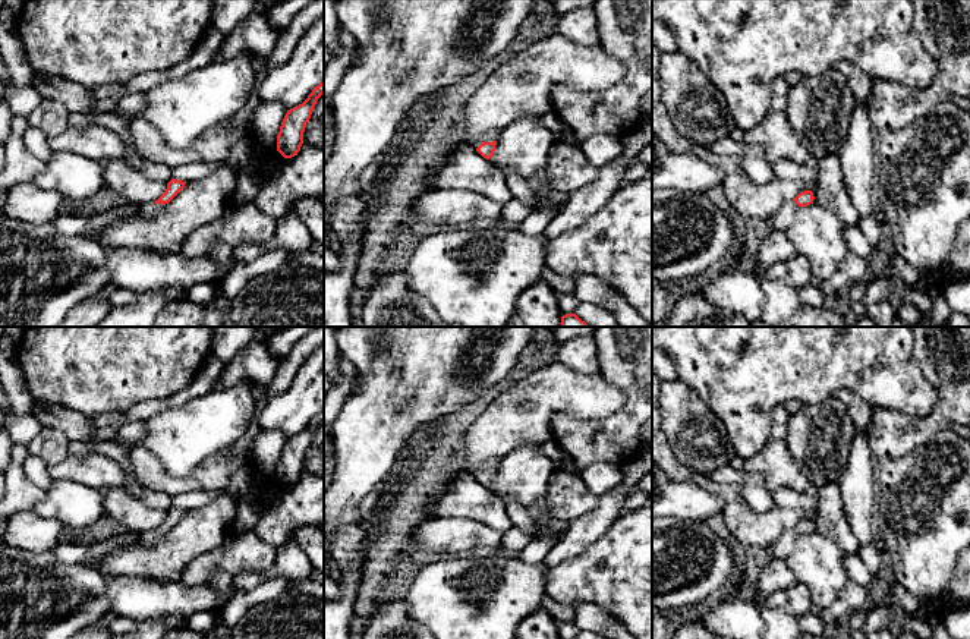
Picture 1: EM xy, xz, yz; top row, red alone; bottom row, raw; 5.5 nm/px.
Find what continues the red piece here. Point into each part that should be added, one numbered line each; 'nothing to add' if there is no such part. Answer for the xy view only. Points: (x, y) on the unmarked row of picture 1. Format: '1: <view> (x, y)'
1: xy (148, 540)

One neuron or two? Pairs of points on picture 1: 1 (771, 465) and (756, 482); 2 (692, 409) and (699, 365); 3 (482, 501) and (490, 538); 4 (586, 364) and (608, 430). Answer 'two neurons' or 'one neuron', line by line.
1: two neurons
2: two neurons
3: two neurons
4: two neurons

